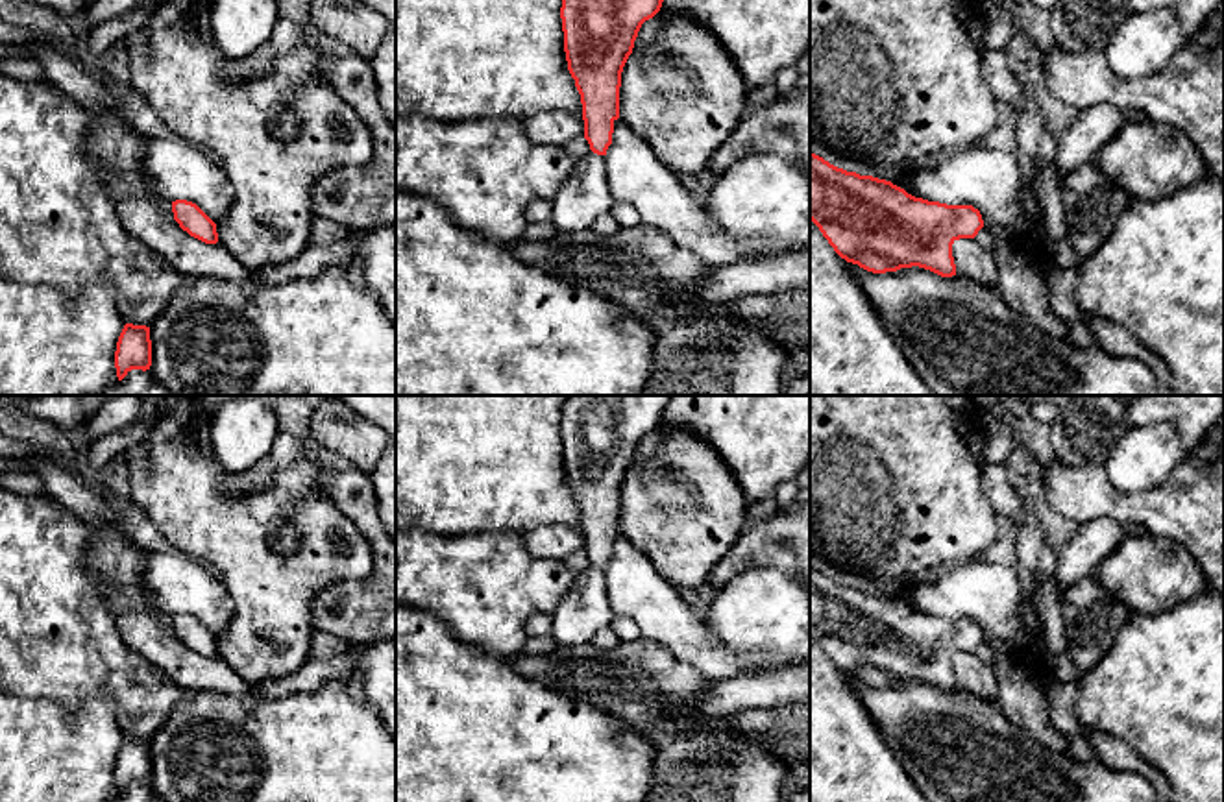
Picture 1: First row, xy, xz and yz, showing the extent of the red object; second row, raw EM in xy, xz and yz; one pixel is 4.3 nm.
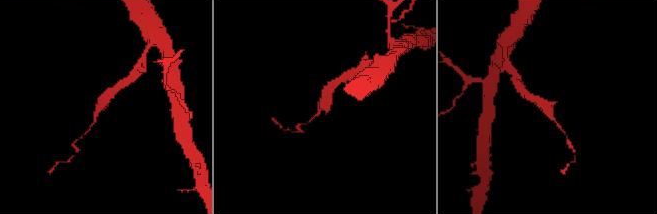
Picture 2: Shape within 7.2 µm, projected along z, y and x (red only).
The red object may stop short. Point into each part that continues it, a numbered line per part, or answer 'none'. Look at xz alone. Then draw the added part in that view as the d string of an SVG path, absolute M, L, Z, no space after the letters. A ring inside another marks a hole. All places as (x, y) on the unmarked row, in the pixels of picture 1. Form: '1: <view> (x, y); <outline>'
1: xz (585, 610); M590 565L577 573L575 586L557 606L551 638L558 647L584 647L595 632L612 623L614 612L606 599L606 573Z

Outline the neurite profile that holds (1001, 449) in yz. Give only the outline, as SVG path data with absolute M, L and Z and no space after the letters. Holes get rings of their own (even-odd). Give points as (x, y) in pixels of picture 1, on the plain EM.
M969 395L985 418L997 418L1002 423L1002 431L997 438L987 438L984 462L985 464L1006 464L1015 456L1017 436L1013 429L1004 421L997 410L998 395Z

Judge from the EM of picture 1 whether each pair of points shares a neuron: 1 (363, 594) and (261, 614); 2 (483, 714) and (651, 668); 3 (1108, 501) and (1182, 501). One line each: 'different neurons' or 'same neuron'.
1: different neurons
2: different neurons
3: same neuron

